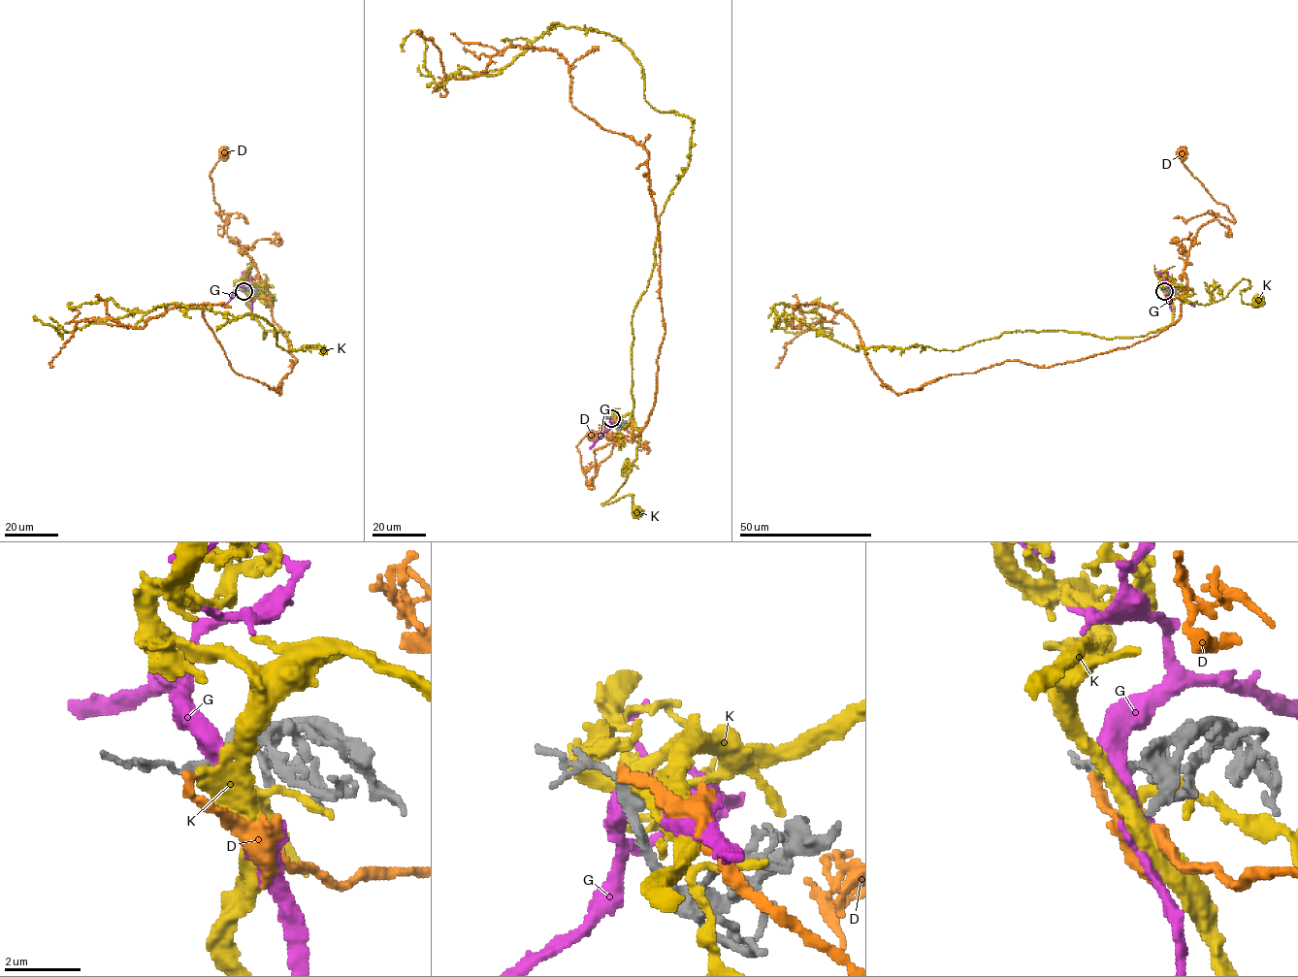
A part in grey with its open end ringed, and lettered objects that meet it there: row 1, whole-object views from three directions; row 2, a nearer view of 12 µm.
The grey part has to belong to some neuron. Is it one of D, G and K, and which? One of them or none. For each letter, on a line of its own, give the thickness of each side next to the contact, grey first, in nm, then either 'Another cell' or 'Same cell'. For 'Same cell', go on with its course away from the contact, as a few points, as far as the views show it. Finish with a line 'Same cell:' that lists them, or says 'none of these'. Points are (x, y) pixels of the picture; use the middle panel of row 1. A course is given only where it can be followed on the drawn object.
D: Thickness 240 nm (grey) against 240 nm. Same cell. Its course: (611, 418), (634, 437), (594, 451), (592, 488), (588, 487), (577, 449), (587, 435), (592, 437)
G: Thickness 280 nm (grey) against 440 nm. Another cell
K: Thickness 280 nm (grey) against 440 nm. Another cell
Same cell: D

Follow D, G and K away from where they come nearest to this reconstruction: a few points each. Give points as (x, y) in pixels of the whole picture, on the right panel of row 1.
D: (1164, 291), (1183, 296), (1189, 246), (1203, 225), (1217, 216), (1234, 222), (1184, 166), (1183, 152)
G: (1165, 290), (1170, 285), (1176, 285), (1184, 298), (1194, 306)
K: (1165, 290), (1161, 282), (1185, 300), (1206, 305), (1248, 279), (1250, 286), (1242, 290), (1242, 300), (1258, 303)

